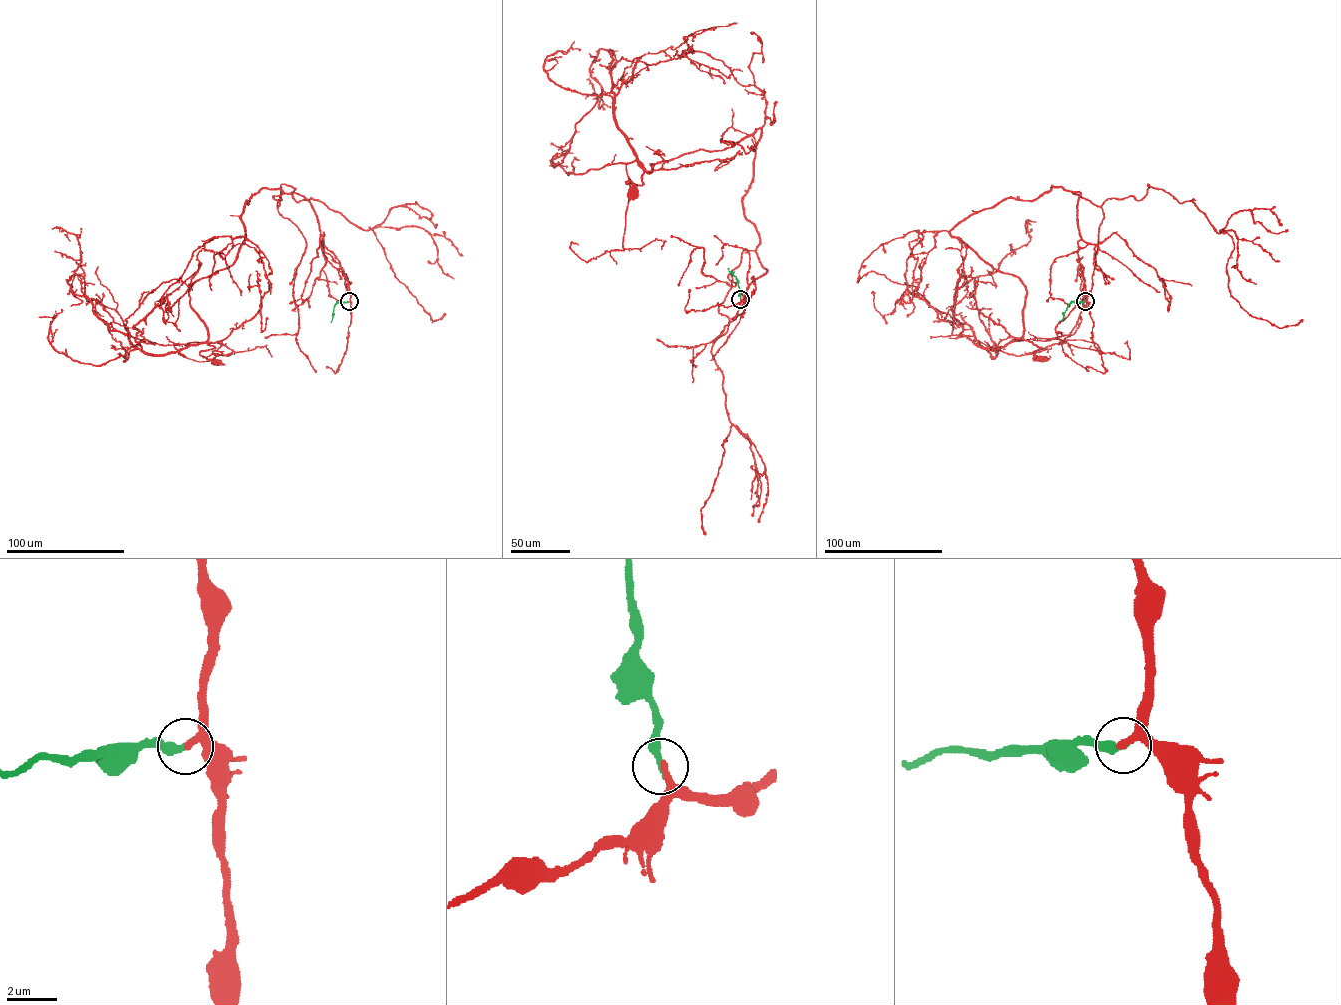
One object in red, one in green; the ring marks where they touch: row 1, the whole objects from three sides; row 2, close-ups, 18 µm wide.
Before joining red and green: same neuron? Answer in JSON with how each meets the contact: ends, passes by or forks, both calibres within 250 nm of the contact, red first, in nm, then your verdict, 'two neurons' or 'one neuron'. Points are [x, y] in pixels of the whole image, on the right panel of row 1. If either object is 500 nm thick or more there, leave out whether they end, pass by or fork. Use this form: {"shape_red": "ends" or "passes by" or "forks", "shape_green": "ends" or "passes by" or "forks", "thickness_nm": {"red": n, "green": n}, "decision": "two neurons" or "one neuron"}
{"shape_red": "ends", "shape_green": "ends", "thickness_nm": {"red": 280, "green": 320}, "decision": "one neuron"}

